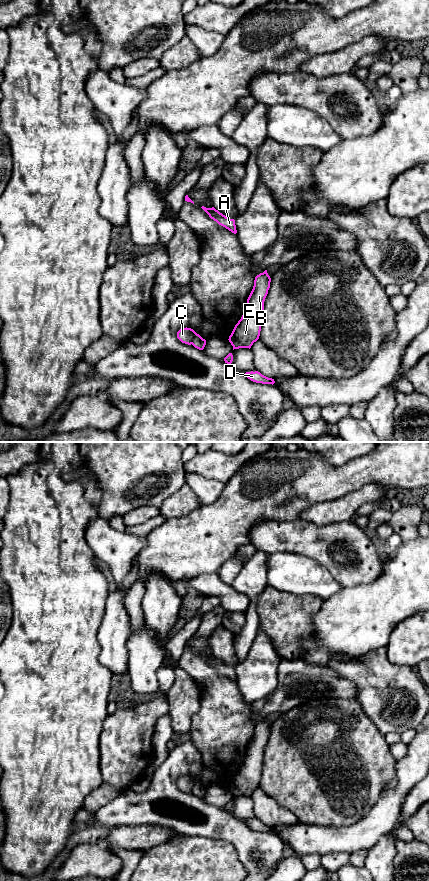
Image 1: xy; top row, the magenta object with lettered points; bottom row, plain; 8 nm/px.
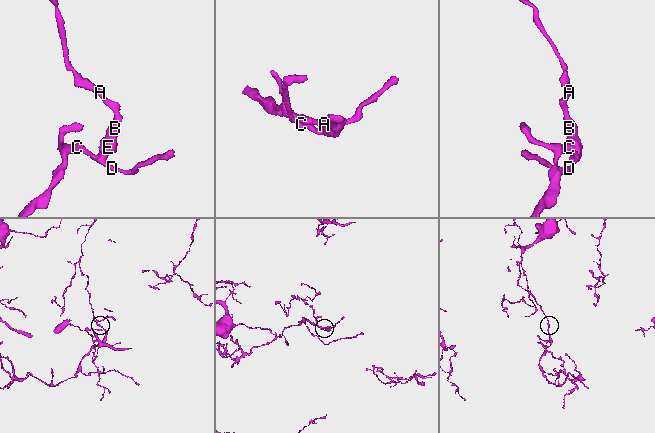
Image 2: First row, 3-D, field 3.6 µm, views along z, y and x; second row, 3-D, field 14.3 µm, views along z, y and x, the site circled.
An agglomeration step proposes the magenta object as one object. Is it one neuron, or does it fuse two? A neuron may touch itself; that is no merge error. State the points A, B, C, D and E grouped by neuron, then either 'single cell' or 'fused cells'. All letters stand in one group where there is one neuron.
A B D E / C; fused cells

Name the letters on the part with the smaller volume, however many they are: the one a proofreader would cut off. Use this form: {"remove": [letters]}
{"remove": ["C"]}

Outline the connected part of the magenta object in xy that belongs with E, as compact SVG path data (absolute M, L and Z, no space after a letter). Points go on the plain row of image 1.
M265 718L255 725L253 737L247 747L247 753L241 767L235 773L229 790L234 797L251 796L259 787L264 749L270 736L271 726Z

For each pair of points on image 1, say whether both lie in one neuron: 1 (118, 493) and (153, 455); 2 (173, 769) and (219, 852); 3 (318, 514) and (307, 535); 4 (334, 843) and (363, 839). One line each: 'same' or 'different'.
1: same
2: different
3: different
4: same

